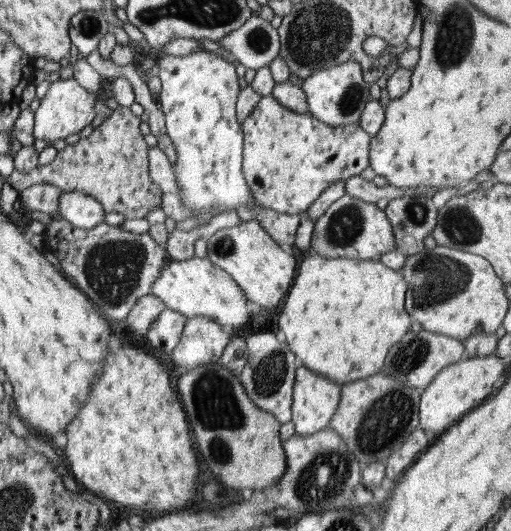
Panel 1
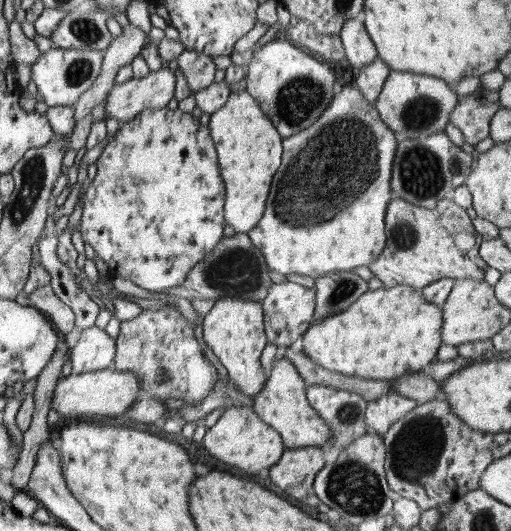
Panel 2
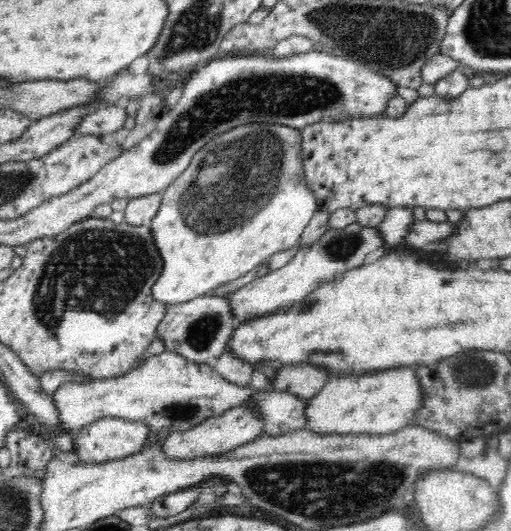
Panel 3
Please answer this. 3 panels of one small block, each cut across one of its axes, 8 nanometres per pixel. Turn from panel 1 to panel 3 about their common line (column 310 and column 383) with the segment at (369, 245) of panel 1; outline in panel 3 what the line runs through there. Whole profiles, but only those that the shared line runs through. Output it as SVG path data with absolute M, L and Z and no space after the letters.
M354 222L344 228L328 229L318 240L296 251L285 266L242 286L234 294L226 294L230 301L230 311L234 315L235 327L252 317L261 317L291 307L320 286L345 274L347 270L362 266L364 258L382 246L384 239L380 237L376 227L361 226Z

